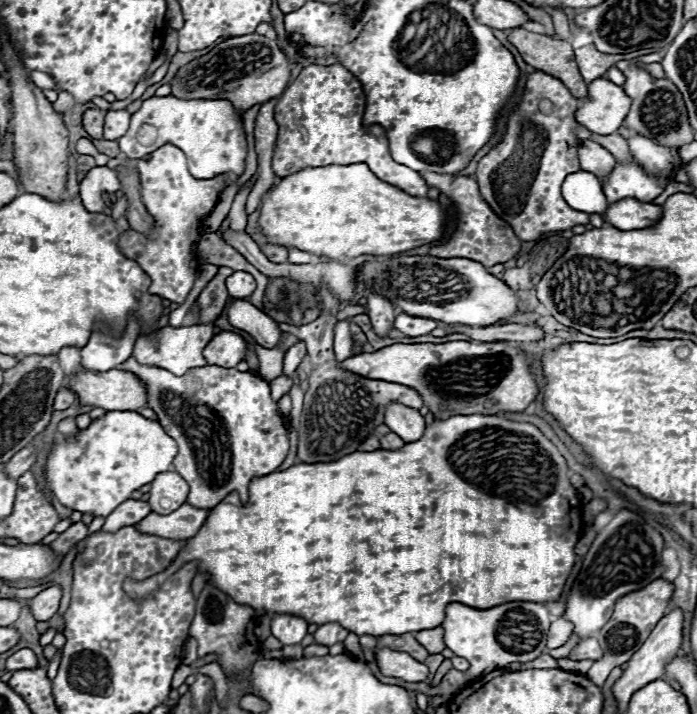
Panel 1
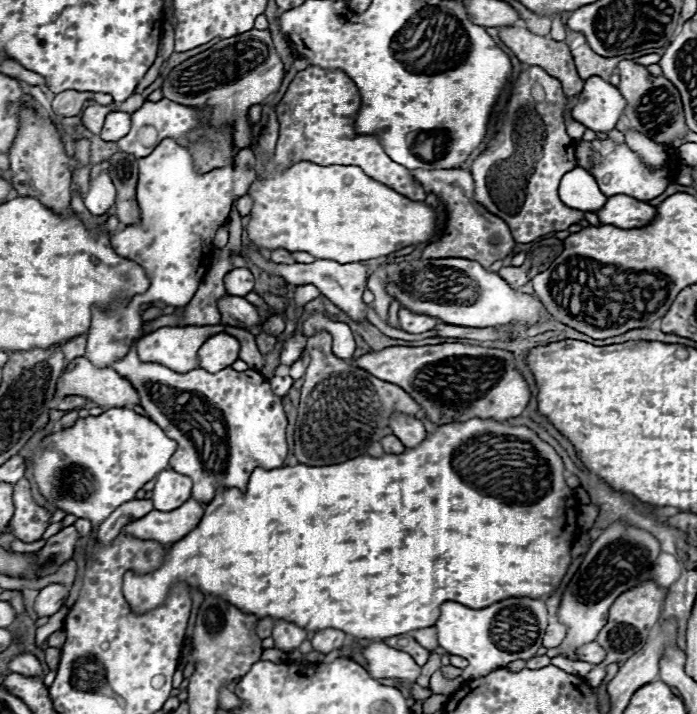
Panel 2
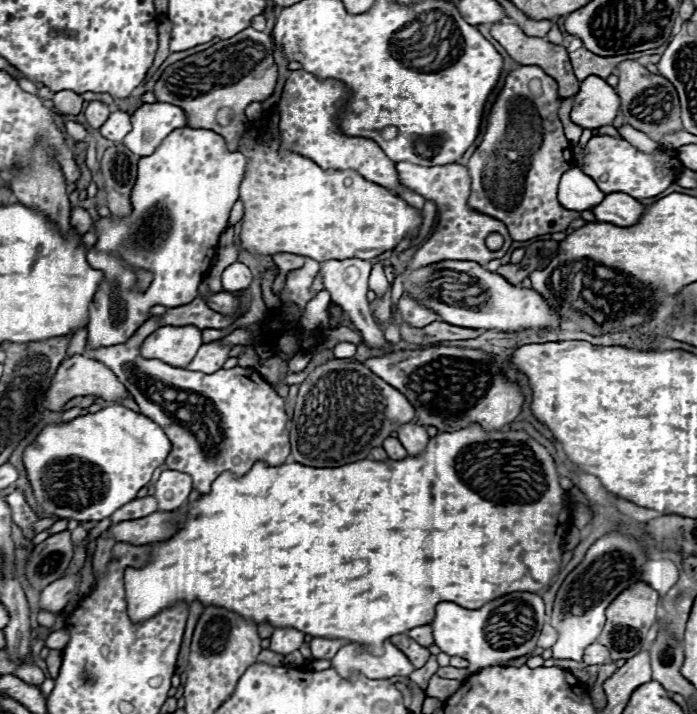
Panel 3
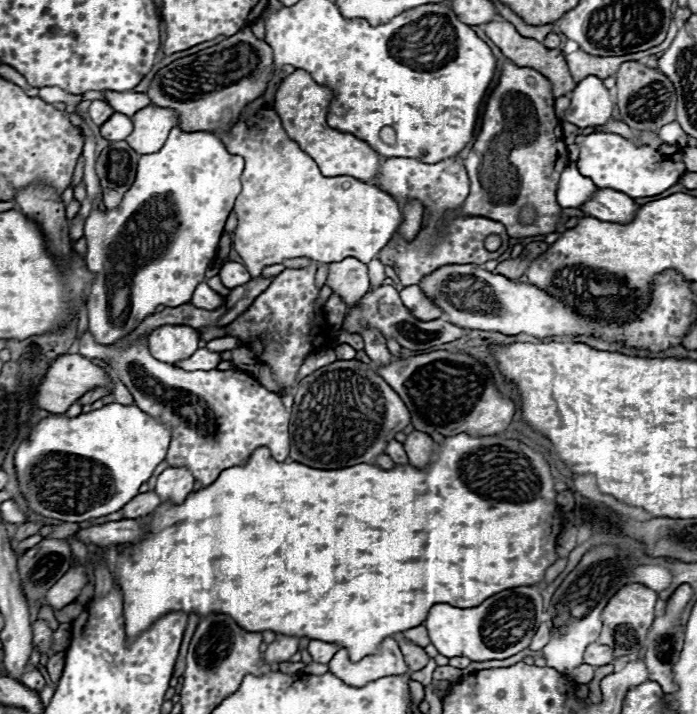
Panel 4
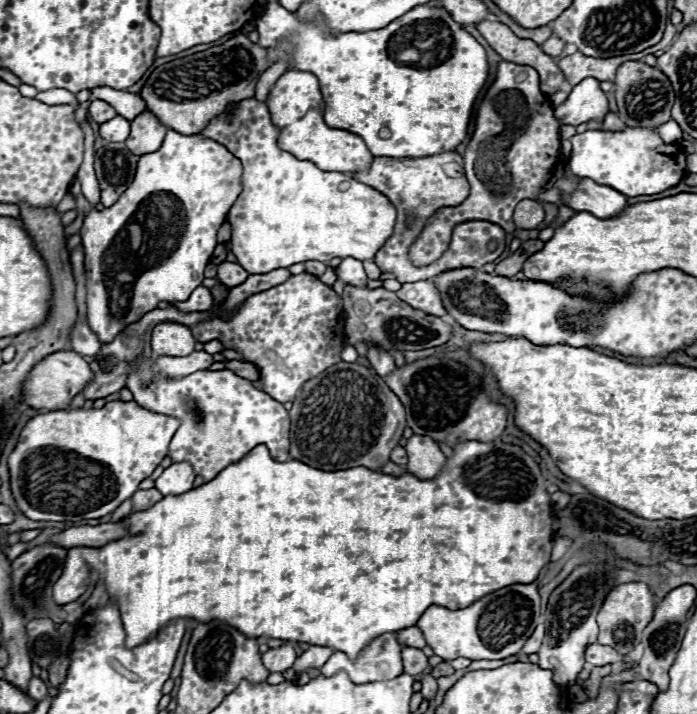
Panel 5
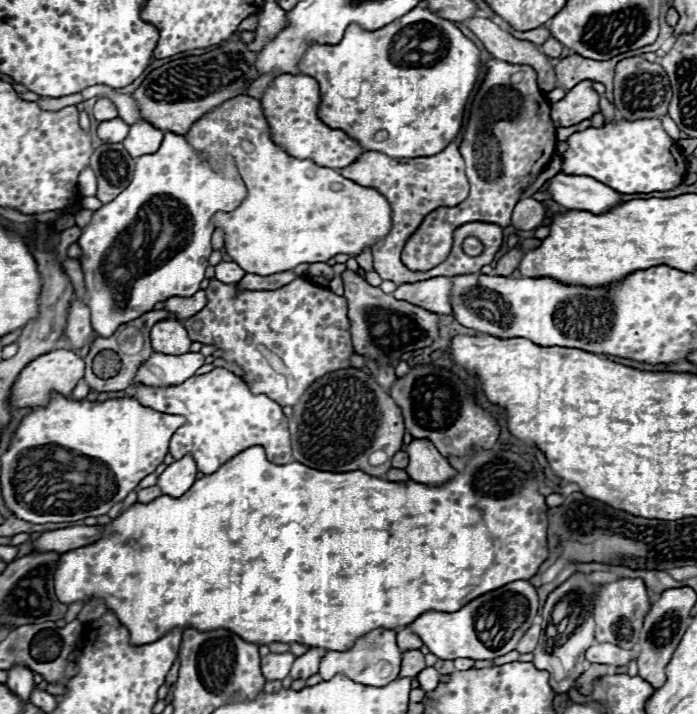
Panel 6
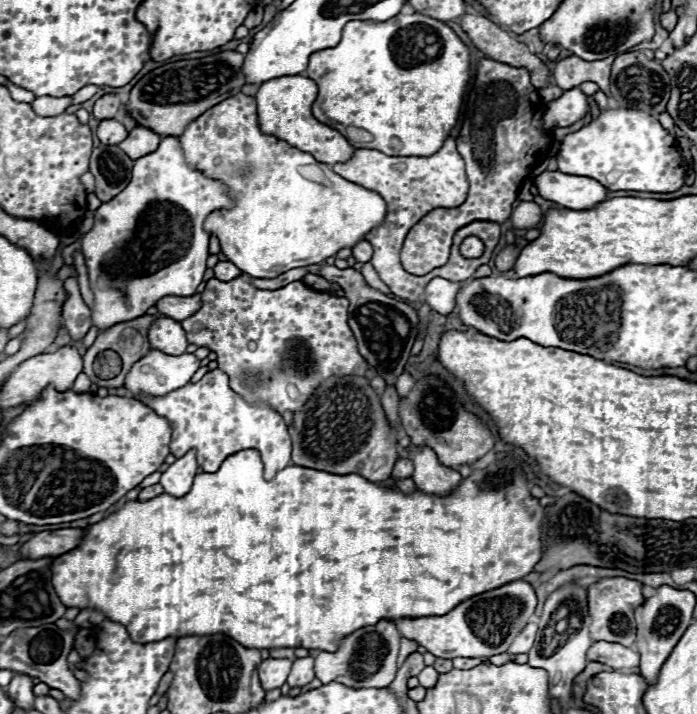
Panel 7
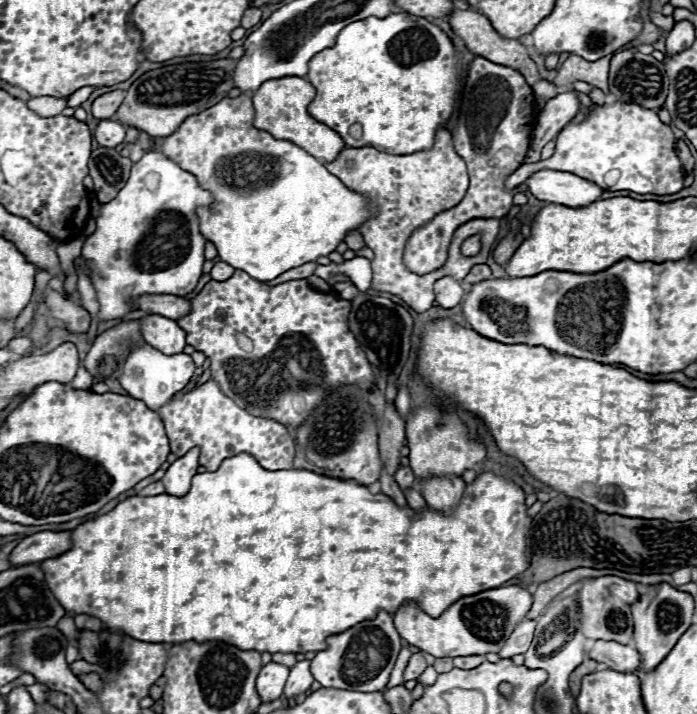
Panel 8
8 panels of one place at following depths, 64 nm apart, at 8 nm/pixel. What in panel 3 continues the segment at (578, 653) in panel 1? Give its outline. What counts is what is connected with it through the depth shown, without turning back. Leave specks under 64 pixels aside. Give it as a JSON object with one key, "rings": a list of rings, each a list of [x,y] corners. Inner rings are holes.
{"rings":[[[594,642],[584,650],[584,662],[588,666],[598,666],[598,664],[606,664],[610,660],[610,652],[606,646]]]}

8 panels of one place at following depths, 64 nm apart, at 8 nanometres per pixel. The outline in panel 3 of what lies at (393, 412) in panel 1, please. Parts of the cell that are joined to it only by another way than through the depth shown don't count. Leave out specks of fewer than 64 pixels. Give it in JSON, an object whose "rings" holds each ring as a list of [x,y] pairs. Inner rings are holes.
{"rings":[[[408,422],[408,424],[398,426],[396,434],[398,434],[398,440],[404,444],[404,448],[408,450],[408,454],[420,454],[430,440],[426,430],[416,422]]]}

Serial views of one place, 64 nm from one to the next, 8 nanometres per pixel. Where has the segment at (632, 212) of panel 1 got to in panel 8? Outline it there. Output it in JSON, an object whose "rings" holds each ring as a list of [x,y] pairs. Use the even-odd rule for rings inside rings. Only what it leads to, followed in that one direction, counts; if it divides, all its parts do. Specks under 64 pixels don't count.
{"rings":[[[540,170],[530,176],[528,186],[538,200],[564,204],[570,208],[582,208],[586,204],[592,204],[594,200],[600,200],[604,192],[588,180],[560,170]]]}

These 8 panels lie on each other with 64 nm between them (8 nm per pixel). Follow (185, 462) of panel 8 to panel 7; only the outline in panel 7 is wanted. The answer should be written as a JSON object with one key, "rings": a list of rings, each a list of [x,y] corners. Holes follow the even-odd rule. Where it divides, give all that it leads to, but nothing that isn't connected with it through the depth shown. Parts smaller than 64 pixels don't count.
{"rings":[[[190,450],[182,458],[178,458],[174,464],[170,464],[166,472],[162,472],[160,484],[166,494],[180,498],[192,488],[192,480],[196,474],[198,474],[196,452]]]}

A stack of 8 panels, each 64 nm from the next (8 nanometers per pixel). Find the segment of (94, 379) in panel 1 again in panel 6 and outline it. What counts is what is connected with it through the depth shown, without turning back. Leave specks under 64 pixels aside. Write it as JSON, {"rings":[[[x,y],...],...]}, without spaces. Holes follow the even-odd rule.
{"rings":[[[54,350],[54,352],[42,354],[36,360],[32,360],[18,376],[12,388],[10,404],[16,408],[36,408],[36,406],[46,406],[52,394],[70,396],[76,384],[84,380],[84,372],[86,372],[84,360],[74,350]]]}

